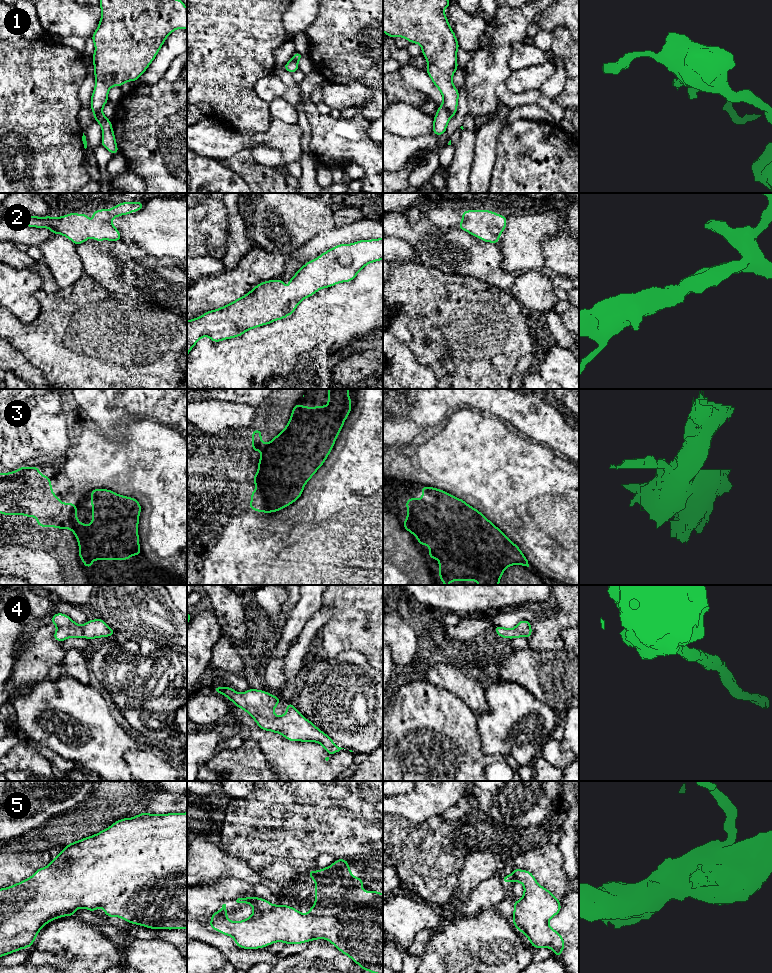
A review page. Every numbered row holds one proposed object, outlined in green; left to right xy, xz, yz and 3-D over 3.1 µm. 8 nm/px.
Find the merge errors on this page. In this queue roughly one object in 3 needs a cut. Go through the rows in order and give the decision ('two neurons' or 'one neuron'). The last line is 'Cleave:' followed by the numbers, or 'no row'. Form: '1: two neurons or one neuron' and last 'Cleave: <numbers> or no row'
1: two neurons
2: one neuron
3: one neuron
4: one neuron
5: one neuron
Cleave: 1

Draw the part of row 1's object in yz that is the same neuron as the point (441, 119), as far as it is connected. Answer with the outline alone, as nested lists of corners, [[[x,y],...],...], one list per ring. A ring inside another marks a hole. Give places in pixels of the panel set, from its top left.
[[[440,105],[433,120],[433,133],[437,136],[443,135],[449,122],[449,114],[443,105]]]

